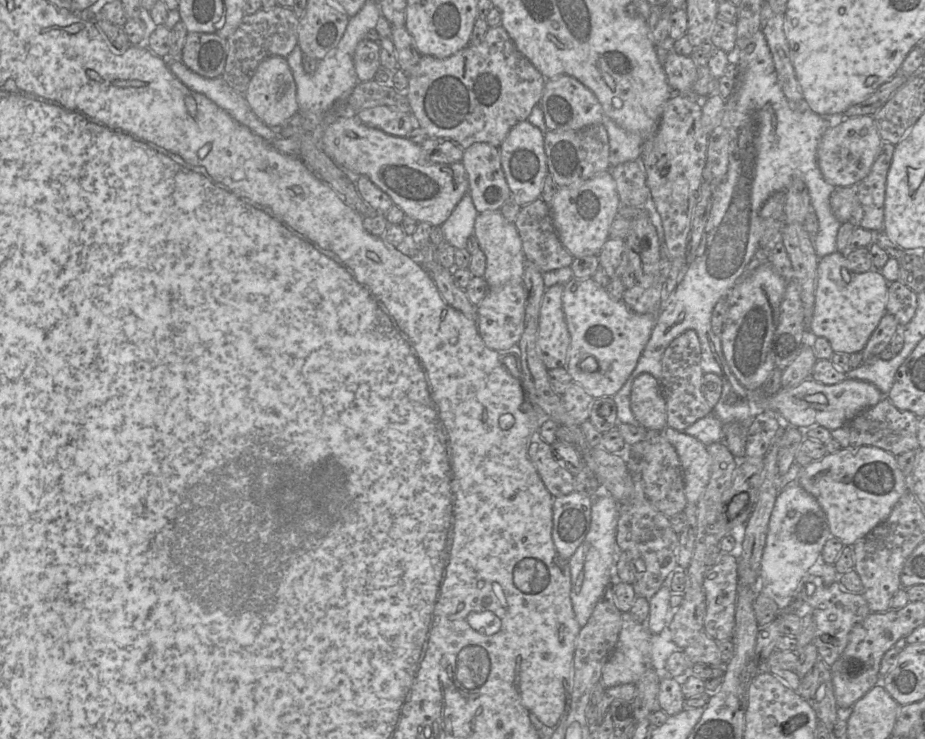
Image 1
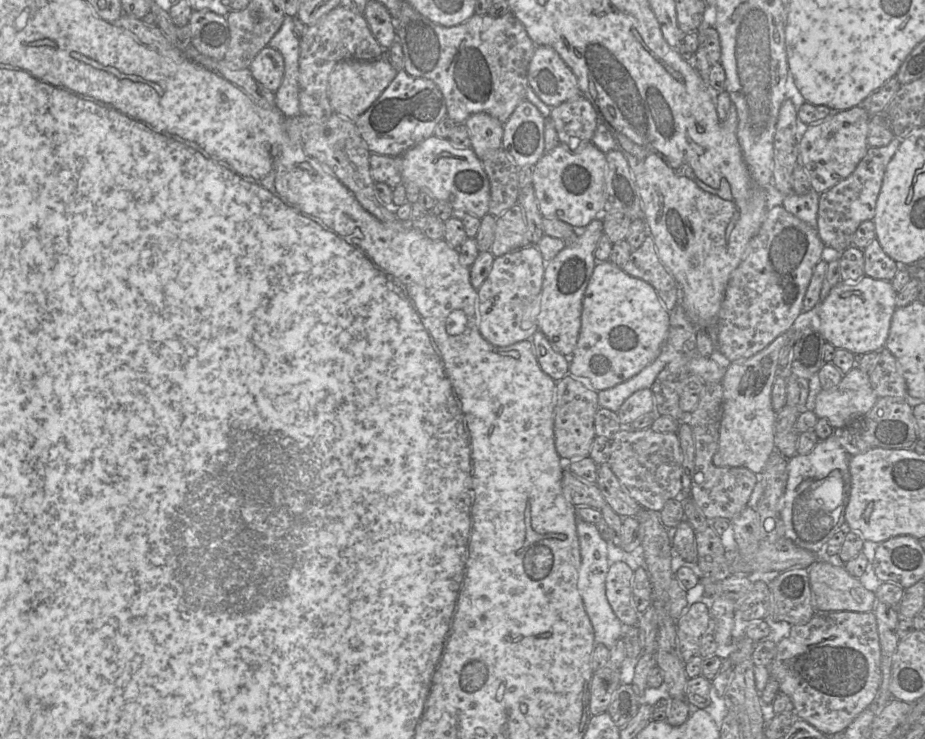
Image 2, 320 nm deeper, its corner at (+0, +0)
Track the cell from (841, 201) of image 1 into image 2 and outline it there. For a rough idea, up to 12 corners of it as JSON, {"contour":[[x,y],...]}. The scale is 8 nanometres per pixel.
{"contour":[[901,140],[869,147],[850,176],[820,194],[816,229],[843,252],[874,219]]}

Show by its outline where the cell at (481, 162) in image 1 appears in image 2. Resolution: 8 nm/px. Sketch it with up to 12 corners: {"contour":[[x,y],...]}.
{"contour":[[486,112],[465,121],[482,159],[502,147],[503,124]]}

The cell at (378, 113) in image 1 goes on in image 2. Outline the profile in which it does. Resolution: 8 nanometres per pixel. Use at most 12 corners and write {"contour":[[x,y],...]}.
{"contour":[[404,69],[354,122],[371,153],[400,156],[447,114]]}

